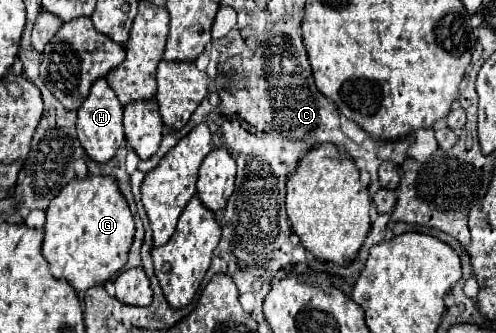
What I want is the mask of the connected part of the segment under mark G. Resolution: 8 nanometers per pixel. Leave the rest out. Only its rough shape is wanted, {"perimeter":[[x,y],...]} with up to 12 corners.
{"perimeter":[[109,175],[47,207],[43,257],[75,291],[127,263],[135,221]]}

